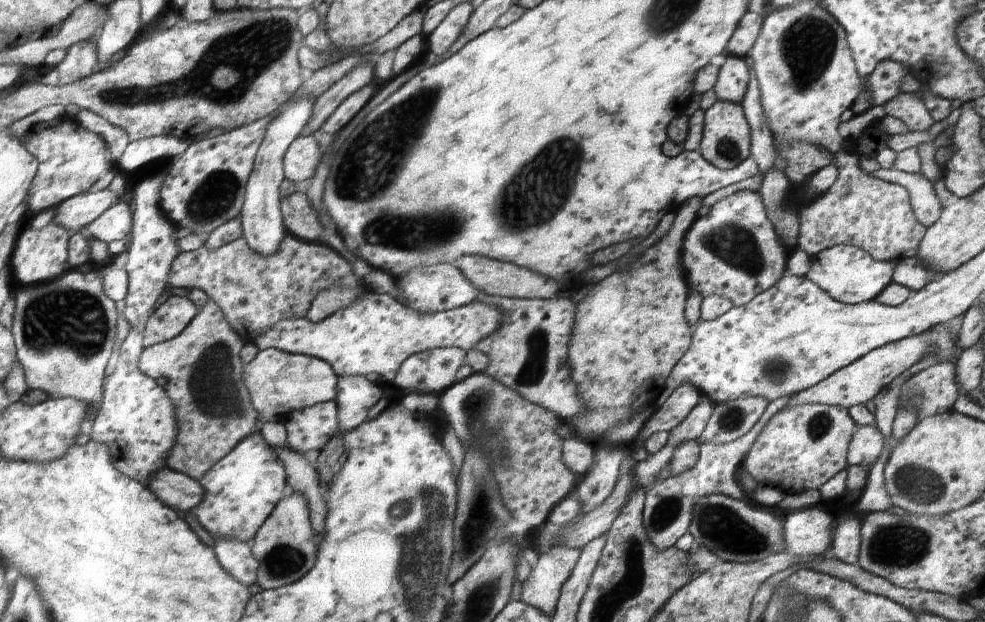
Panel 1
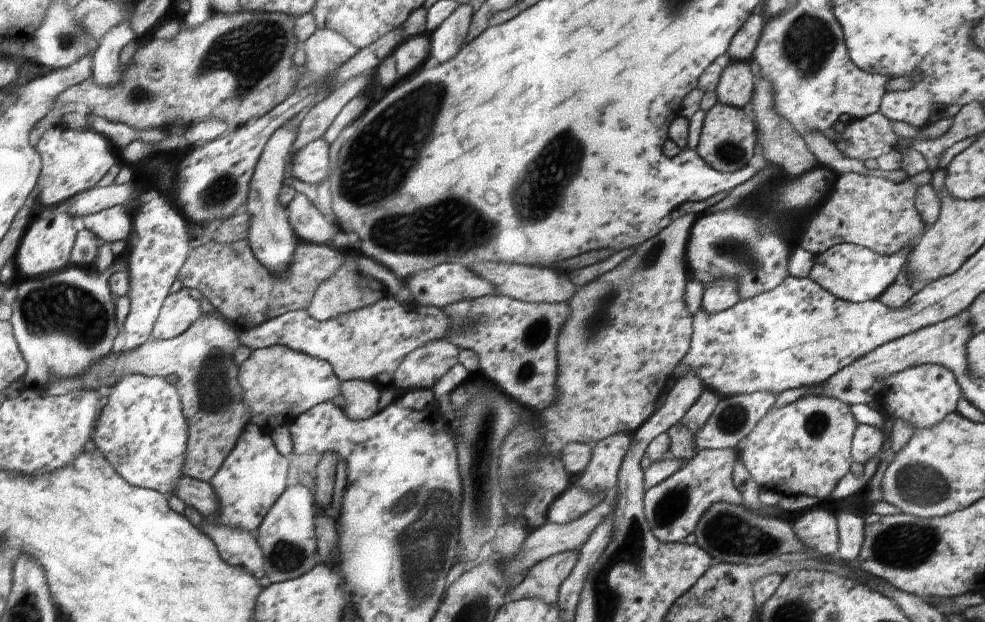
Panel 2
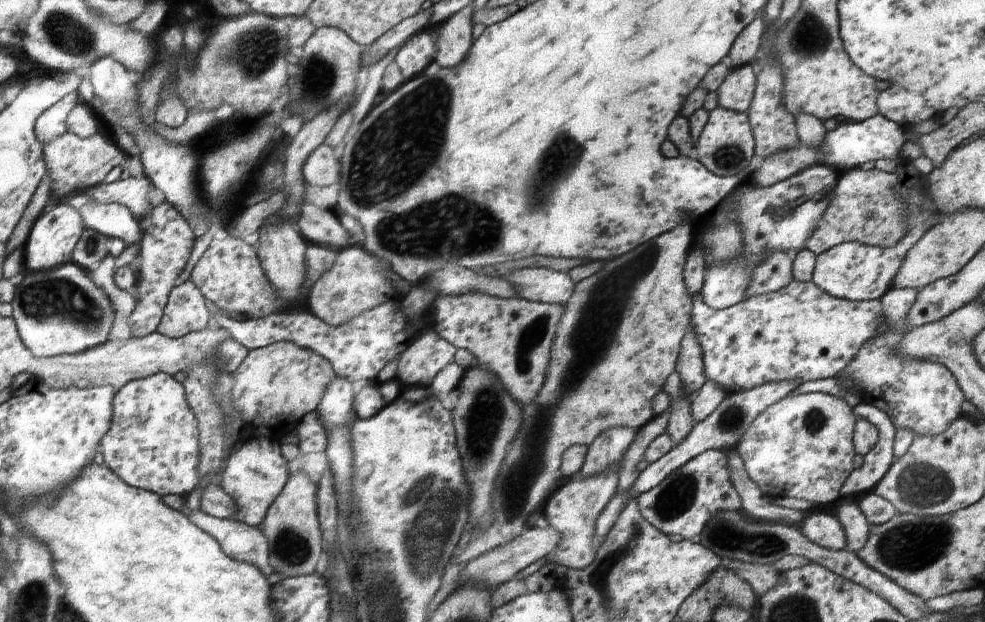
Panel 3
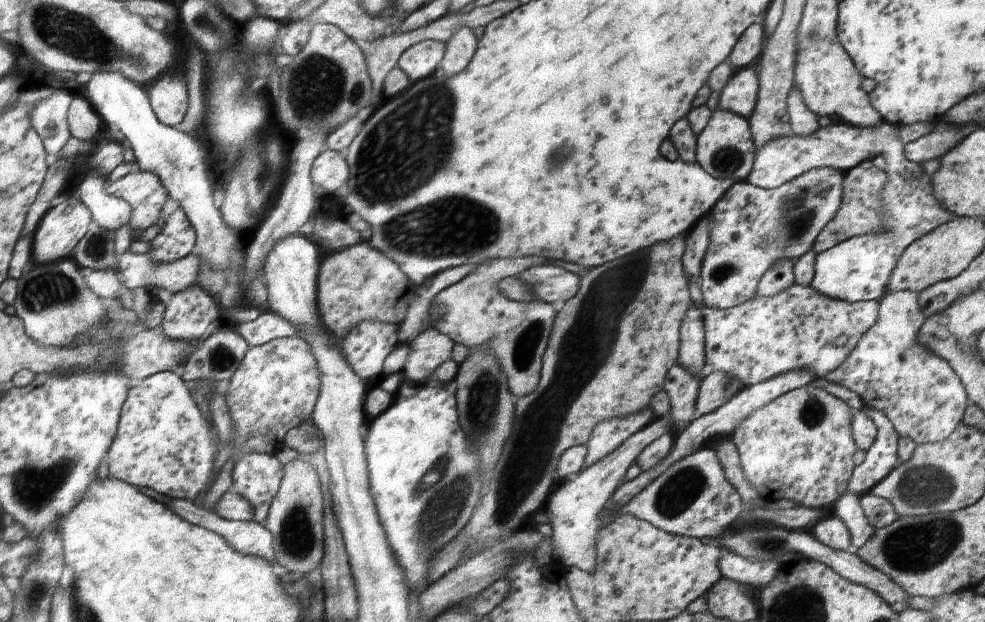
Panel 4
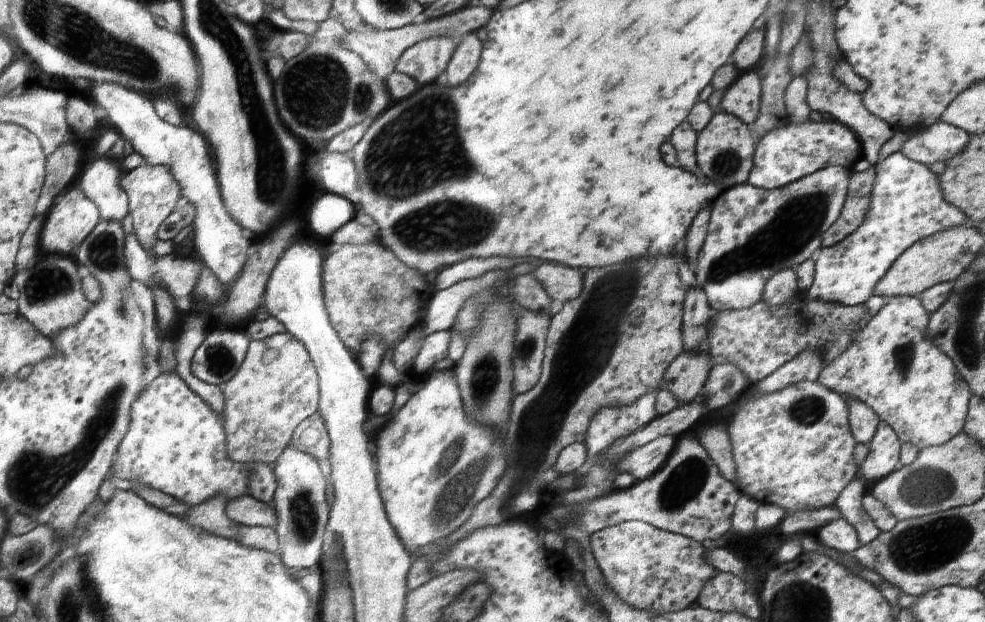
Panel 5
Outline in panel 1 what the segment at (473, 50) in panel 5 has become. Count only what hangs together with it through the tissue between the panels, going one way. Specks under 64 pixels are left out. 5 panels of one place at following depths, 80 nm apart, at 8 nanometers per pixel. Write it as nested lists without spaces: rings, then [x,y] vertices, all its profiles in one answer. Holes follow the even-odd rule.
[[[472,2],[456,3],[451,11],[446,14],[444,20],[436,25],[436,28],[427,38],[427,50],[434,52],[436,56],[447,53],[454,42],[464,34],[466,23],[472,18]]]

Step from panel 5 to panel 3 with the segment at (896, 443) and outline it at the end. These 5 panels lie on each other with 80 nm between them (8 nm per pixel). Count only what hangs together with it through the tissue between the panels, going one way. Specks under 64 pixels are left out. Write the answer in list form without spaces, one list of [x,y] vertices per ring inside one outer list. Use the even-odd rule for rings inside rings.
[[[864,401],[853,408],[853,413],[858,419],[867,420],[876,426],[879,439],[874,448],[863,456],[862,466],[854,468],[844,481],[839,492],[840,498],[850,494],[872,492],[878,481],[886,474],[887,468],[894,462],[892,451],[895,426],[890,417],[876,406]]]

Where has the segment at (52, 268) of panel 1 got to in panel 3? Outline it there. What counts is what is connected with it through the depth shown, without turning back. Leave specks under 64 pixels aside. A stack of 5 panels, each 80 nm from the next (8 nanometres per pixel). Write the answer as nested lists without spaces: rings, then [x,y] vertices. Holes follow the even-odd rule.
[[[50,197],[25,240],[26,246],[23,250],[24,270],[43,271],[72,262],[73,251],[76,250],[77,243],[80,242],[84,230],[82,222],[84,221],[81,213],[77,209],[72,208],[64,199]]]

